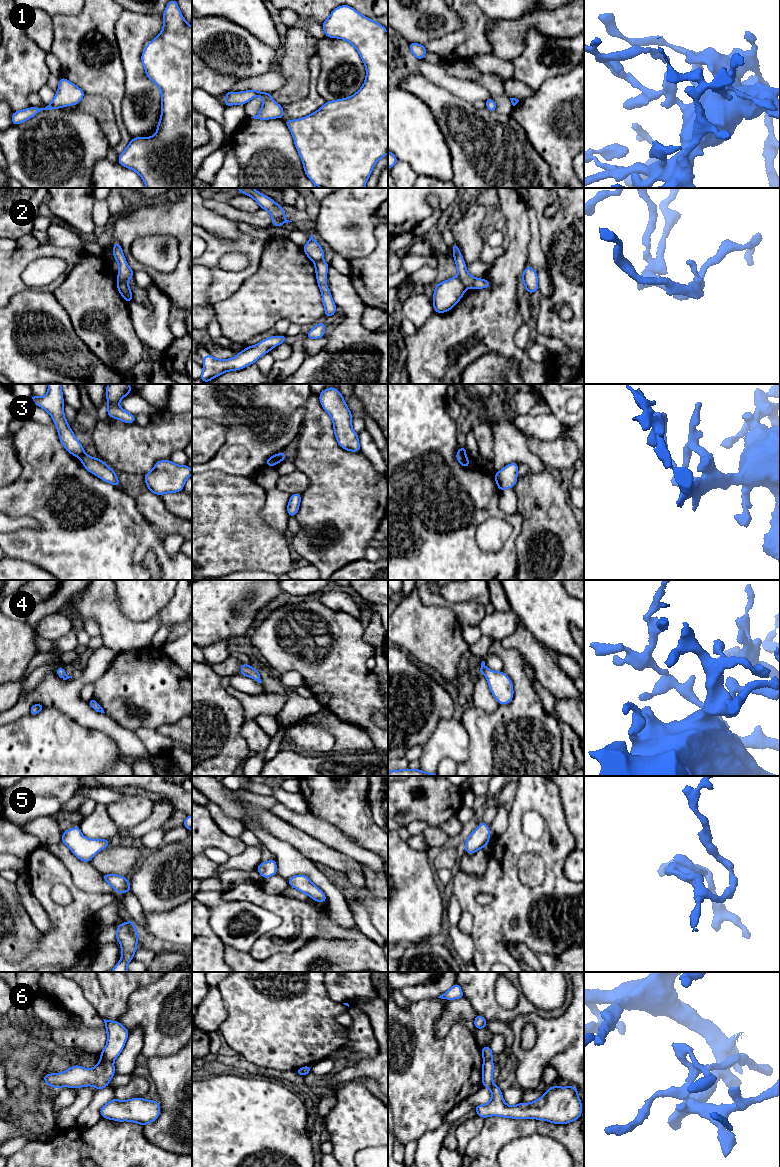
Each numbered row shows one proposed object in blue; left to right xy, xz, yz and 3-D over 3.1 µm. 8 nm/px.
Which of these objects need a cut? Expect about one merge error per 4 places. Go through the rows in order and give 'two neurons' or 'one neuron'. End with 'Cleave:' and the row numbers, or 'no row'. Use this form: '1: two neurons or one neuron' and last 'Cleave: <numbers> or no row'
1: one neuron
2: two neurons
3: two neurons
4: one neuron
5: one neuron
6: two neurons
Cleave: 2, 3, 6

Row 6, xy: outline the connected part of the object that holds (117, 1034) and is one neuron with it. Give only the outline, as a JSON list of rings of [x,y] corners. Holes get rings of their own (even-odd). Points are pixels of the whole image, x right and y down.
[[[103,1020],[107,1030],[107,1043],[100,1052],[100,1056],[107,1061],[114,1062],[122,1052],[130,1032],[119,1021]]]

